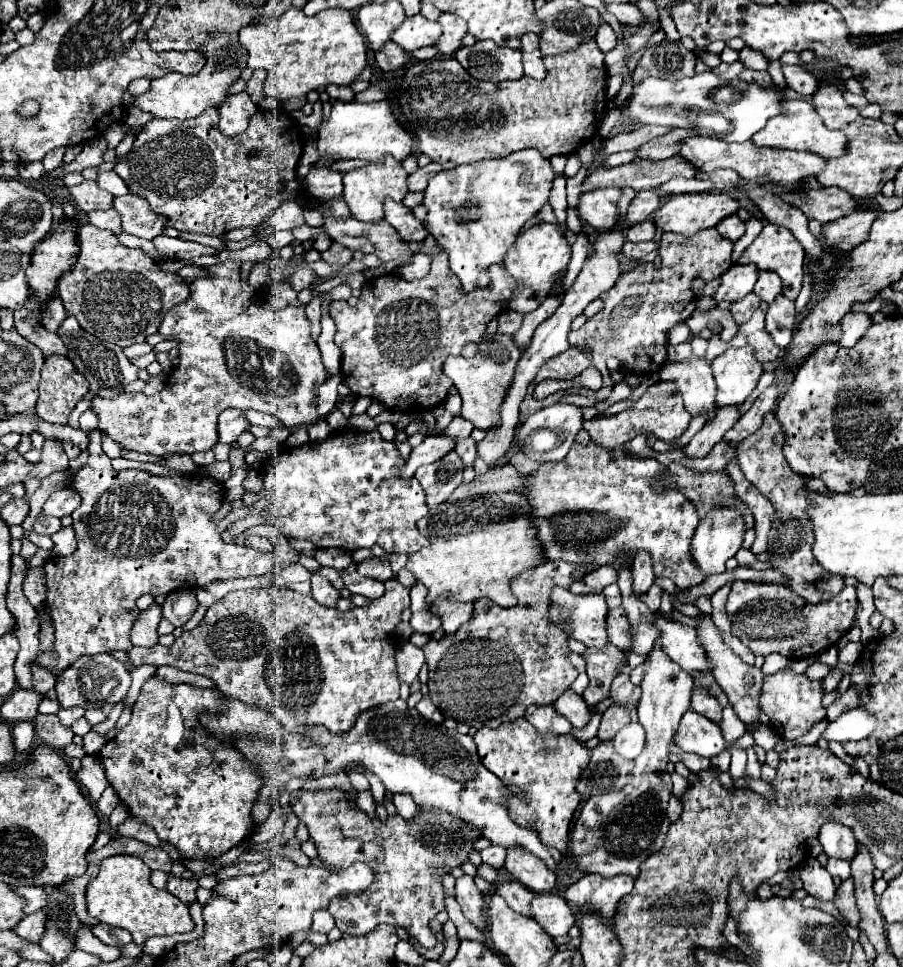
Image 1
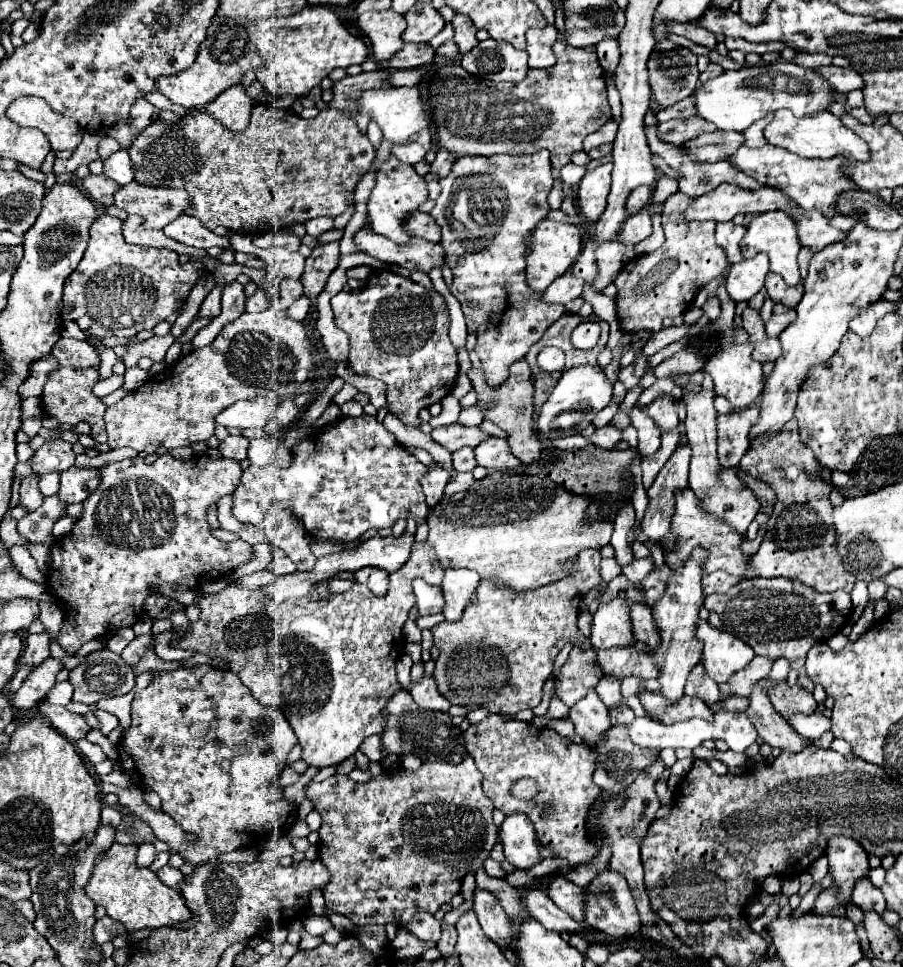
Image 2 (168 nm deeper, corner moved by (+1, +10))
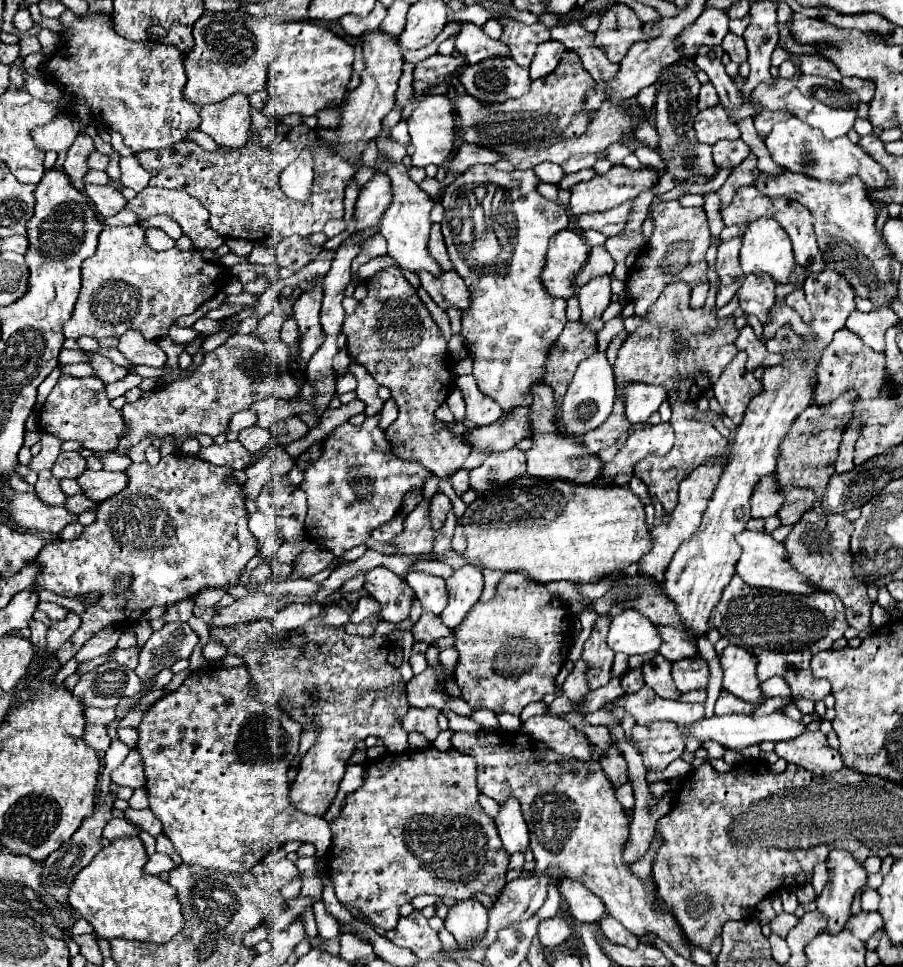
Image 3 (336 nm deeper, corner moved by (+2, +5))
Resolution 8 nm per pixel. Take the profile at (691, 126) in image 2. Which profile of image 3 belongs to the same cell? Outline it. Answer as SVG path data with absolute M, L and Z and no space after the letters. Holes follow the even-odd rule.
M722 104L702 110L694 120L694 130L700 142L716 144L718 140L738 140L740 130L734 122L728 120Z

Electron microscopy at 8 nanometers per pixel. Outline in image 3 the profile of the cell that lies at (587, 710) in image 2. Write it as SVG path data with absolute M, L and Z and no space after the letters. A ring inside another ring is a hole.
M608 748L604 758L600 760L608 780L614 784L614 788L622 786L628 782L628 768L626 768L626 760L624 756L618 752L618 748Z

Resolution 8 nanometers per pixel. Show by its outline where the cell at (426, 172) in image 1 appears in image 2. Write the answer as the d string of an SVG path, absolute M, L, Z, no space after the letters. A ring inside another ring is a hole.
M439 149L435 161L429 165L429 173L435 173L435 175L439 175L439 177L445 177L445 175L451 171L451 165L453 165L455 159L457 159L457 157L451 155L447 149Z

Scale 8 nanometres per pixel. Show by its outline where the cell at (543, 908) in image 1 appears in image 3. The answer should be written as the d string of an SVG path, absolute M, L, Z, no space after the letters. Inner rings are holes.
M562 880L558 888L570 908L570 914L578 922L598 922L606 912L606 908L602 908L602 900L598 896L592 896L592 892L588 892L588 888L580 884L580 880Z

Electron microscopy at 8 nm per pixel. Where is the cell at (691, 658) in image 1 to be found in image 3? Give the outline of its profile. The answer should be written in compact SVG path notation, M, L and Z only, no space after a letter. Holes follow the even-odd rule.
M730 644L720 656L720 662L724 670L724 690L744 702L764 704L766 696L760 692L760 680L756 680L756 656L752 656L752 652Z

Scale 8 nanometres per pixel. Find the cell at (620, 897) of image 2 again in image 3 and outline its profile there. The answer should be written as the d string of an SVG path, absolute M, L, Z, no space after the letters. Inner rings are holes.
M608 914L602 916L602 928L604 928L604 936L606 936L612 944L628 946L630 950L632 950L632 948L638 948L638 944L640 944L640 940L638 940L634 934L630 934L618 920L614 920L614 918L608 916Z

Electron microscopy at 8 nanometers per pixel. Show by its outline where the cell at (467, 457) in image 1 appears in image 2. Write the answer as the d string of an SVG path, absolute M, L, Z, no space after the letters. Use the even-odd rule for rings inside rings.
M463 447L463 449L457 449L453 453L453 467L455 467L455 471L471 471L475 465L477 463L475 463L471 447Z

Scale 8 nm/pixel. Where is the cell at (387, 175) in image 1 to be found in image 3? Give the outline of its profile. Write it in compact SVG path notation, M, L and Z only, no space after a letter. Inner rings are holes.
M390 130L381 131L375 138L375 142L379 151L396 151L393 157L389 155L388 159L400 159L392 163L388 168L388 174L392 178L392 190L394 190L394 200L390 204L390 208L386 210L386 216L382 218L382 230L380 234L386 238L388 242L388 256L398 264L398 268L402 270L410 270L410 272L430 272L432 276L440 276L442 268L436 260L432 260L432 256L428 254L428 232L430 232L430 210L434 206L434 200L430 196L426 196L418 184L414 184L408 178L408 168L402 163L402 159L406 154L406 147L397 143L390 137Z

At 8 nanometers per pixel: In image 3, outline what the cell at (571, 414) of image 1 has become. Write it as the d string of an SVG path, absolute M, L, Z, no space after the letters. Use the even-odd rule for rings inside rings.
M596 352L588 356L588 360L582 360L578 364L578 370L574 374L574 380L568 386L568 392L562 400L562 414L560 420L566 426L568 436L580 436L586 434L588 430L600 426L612 412L614 404L614 368L606 358L606 352Z

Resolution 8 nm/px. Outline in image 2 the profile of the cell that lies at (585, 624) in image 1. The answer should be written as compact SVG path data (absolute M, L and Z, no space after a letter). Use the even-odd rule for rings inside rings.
M615 597L609 603L599 605L599 609L593 615L591 645L597 649L609 649L633 643L635 639L629 621L629 603L625 599Z

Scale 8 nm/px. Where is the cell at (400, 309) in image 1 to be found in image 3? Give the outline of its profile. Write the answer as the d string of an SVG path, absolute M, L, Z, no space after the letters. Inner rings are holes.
M400 270L376 272L370 280L366 280L366 290L368 290L368 296L362 302L358 302L356 312L348 316L342 326L342 332L348 338L348 346L346 346L348 354L354 362L362 364L380 386L390 388L392 398L398 402L398 408L400 408L398 420L388 428L388 438L392 440L396 456L416 460L438 478L446 478L454 474L470 454L470 446L464 444L460 436L456 436L450 428L436 428L436 420L434 420L434 410L438 408L438 404L446 400L448 390L452 388L450 386L452 374L446 364L448 360L446 340L442 332L438 330L438 326L434 324L430 312L426 310L426 306L422 304L422 300L418 298L418 294L402 276Z

